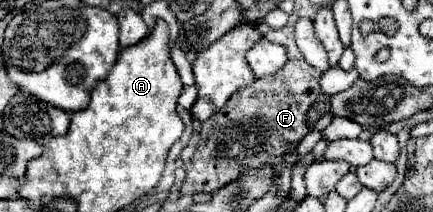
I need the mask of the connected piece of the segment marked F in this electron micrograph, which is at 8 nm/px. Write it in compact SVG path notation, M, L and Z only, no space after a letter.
M301 58L289 60L279 74L257 78L251 86L235 92L221 110L203 122L199 130L201 144L187 170L185 184L179 188L179 196L189 196L199 190L217 192L241 174L261 168L267 162L275 162L289 146L299 144L309 134L307 112L319 96L319 78L321 70L309 66Z

